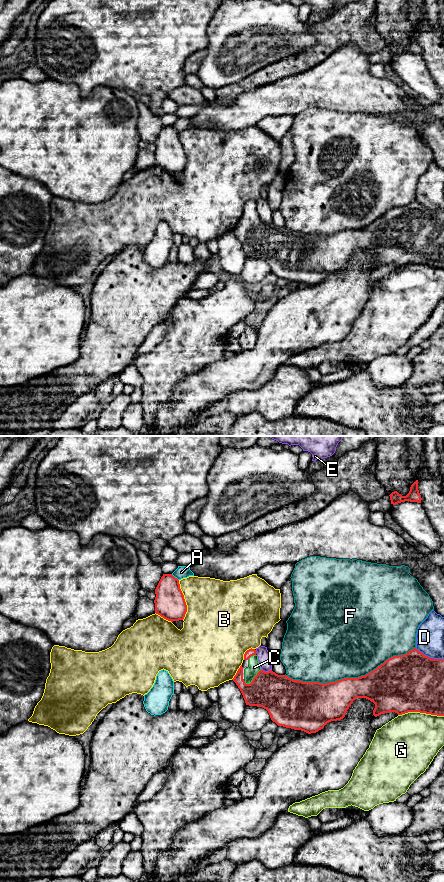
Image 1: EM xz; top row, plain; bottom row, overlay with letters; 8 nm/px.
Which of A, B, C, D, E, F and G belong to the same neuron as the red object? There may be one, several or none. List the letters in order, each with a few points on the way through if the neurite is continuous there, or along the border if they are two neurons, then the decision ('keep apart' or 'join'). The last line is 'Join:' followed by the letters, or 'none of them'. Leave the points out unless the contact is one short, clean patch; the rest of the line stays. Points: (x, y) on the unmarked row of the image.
A: keep apart
B: keep apart
C: way xz (278, 246), (263, 241), (253, 231), (254, 219); join
D: keep apart
E: keep apart
F: keep apart
G: keep apart
Join: C

